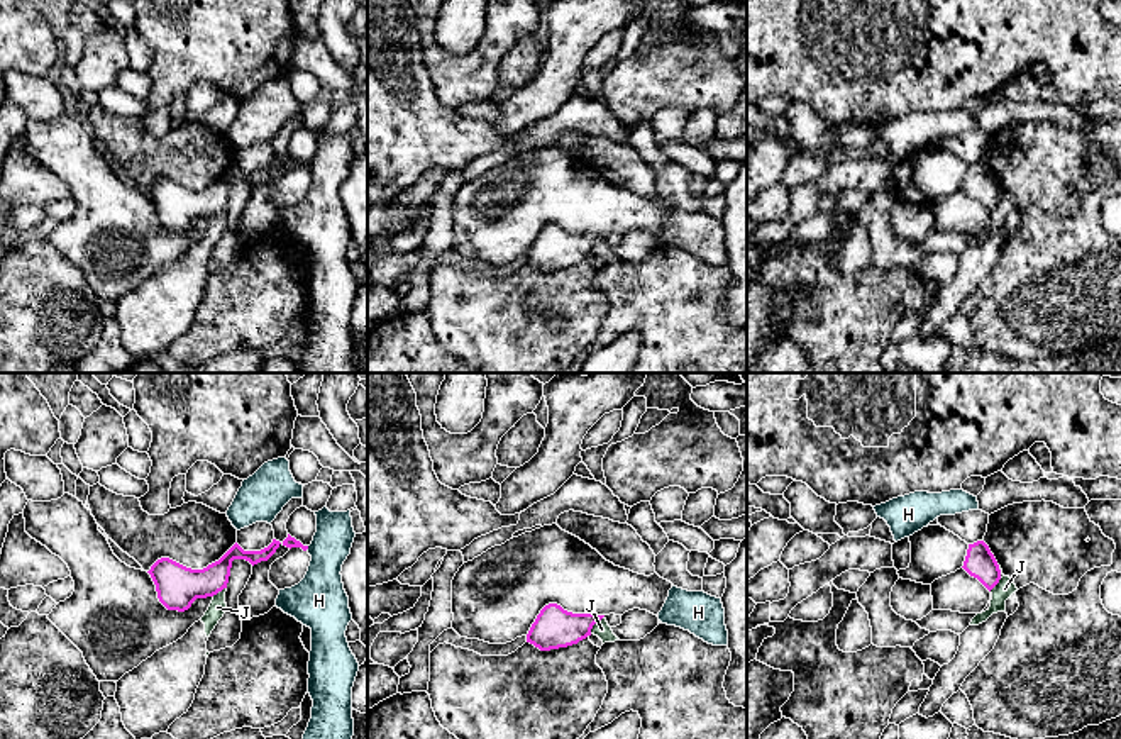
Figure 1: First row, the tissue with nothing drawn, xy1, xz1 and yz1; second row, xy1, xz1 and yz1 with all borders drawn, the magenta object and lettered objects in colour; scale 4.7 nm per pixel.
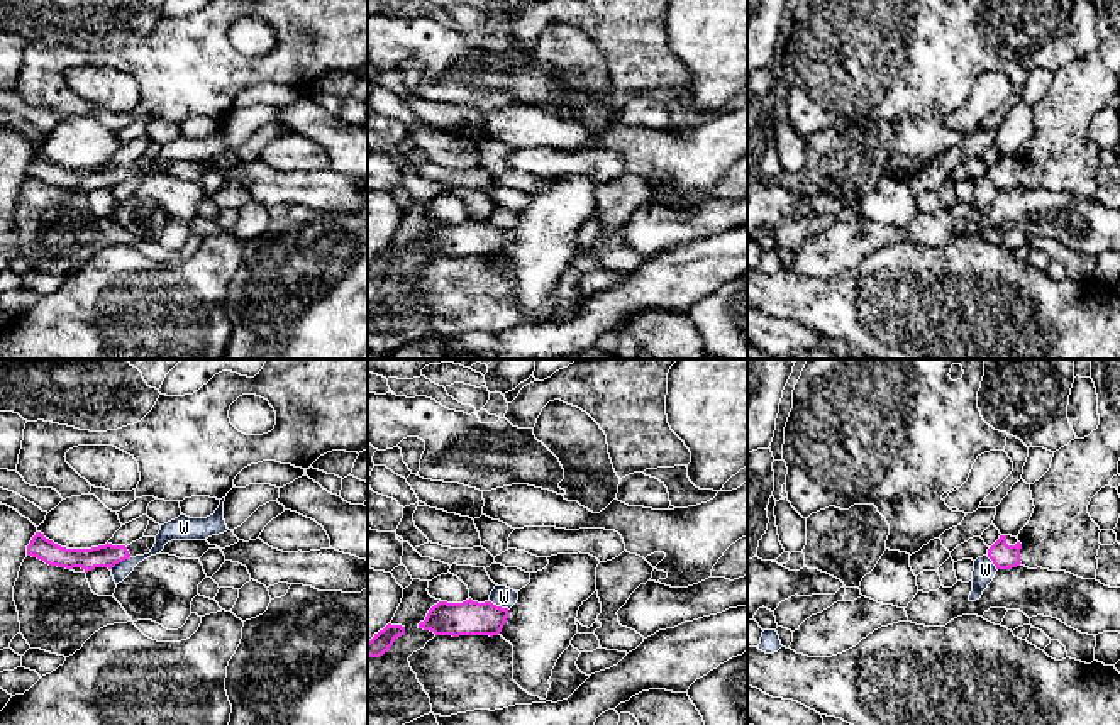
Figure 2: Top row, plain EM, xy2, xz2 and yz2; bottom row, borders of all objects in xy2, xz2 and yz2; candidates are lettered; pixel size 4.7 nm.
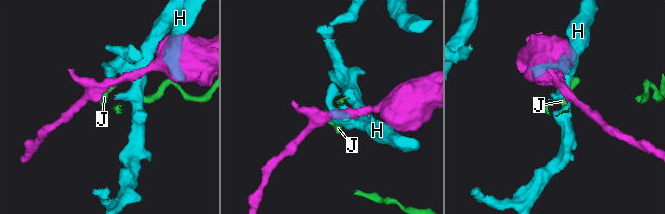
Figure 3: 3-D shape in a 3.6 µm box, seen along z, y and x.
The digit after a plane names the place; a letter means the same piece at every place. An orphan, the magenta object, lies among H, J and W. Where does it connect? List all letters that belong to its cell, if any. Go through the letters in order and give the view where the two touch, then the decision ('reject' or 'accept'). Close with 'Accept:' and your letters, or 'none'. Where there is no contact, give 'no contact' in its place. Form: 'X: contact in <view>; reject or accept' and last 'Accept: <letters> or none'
H: contact in xy1; reject
J: contact in xz1; reject
W: contact in xz2; reject
Accept: none

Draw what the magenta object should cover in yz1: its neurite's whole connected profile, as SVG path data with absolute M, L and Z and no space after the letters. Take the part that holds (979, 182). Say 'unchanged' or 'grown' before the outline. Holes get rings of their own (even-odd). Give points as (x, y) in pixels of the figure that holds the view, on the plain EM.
unchanged; M984 161L969 164L962 186L970 197L977 198L989 212L999 203L1001 190Z

